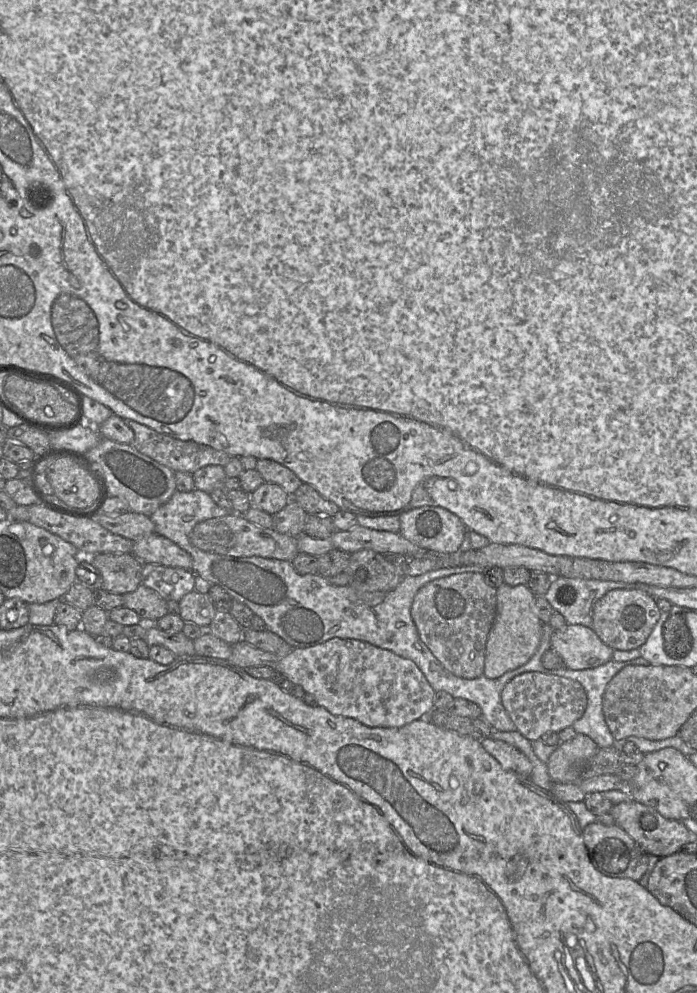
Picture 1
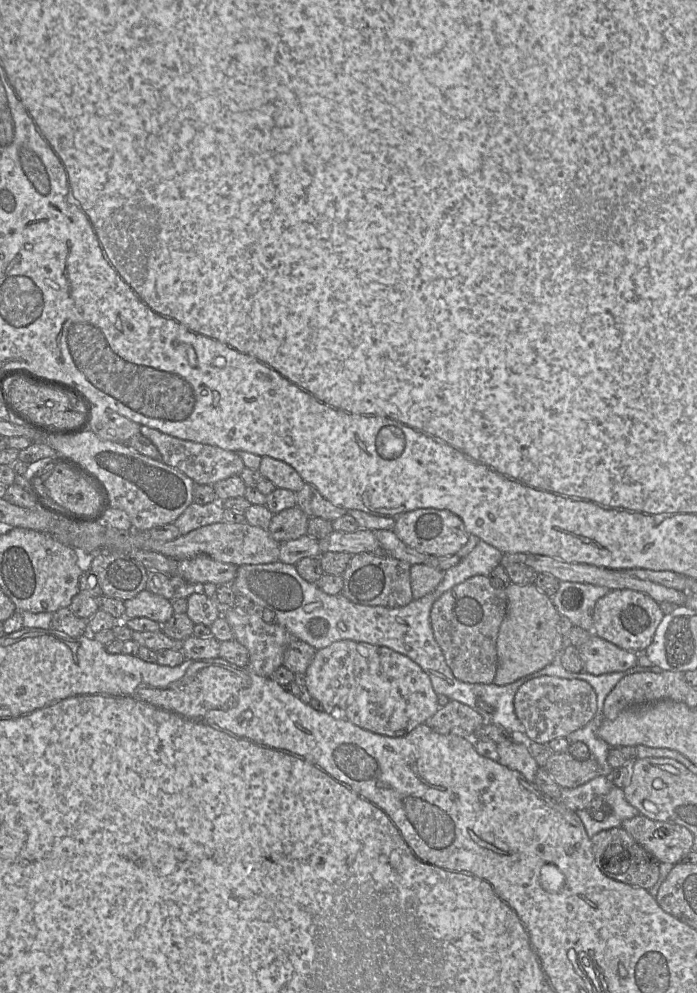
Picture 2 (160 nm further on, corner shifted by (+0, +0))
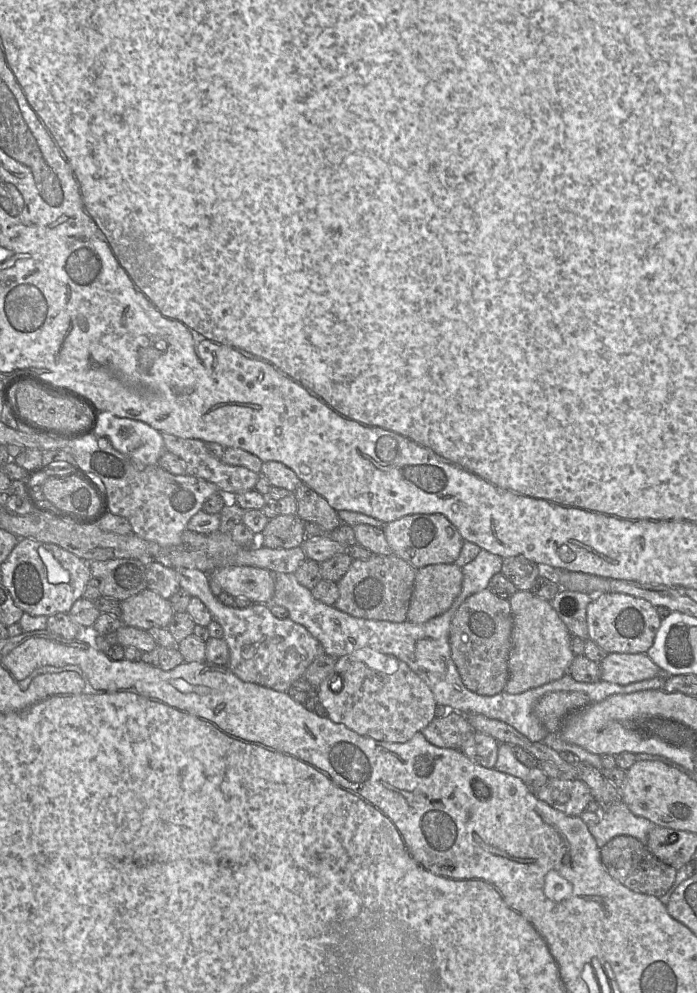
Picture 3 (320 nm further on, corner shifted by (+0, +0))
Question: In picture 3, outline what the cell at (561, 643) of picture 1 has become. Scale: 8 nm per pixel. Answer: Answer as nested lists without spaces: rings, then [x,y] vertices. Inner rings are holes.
[[[608,653],[599,666],[602,681],[619,685],[628,685],[663,674],[646,653]]]

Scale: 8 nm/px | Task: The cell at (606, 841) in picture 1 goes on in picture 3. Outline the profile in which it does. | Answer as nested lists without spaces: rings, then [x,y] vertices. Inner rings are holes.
[[[620,835],[611,839],[601,849],[601,861],[609,875],[628,889],[661,897],[673,886],[677,870],[661,862],[646,845],[632,836]]]

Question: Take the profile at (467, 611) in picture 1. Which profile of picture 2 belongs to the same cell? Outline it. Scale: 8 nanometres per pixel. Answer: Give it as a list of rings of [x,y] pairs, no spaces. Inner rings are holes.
[[[472,576],[444,592],[432,605],[434,638],[453,675],[467,683],[492,684],[497,671],[496,641],[507,613],[505,590],[495,588],[489,576]]]

